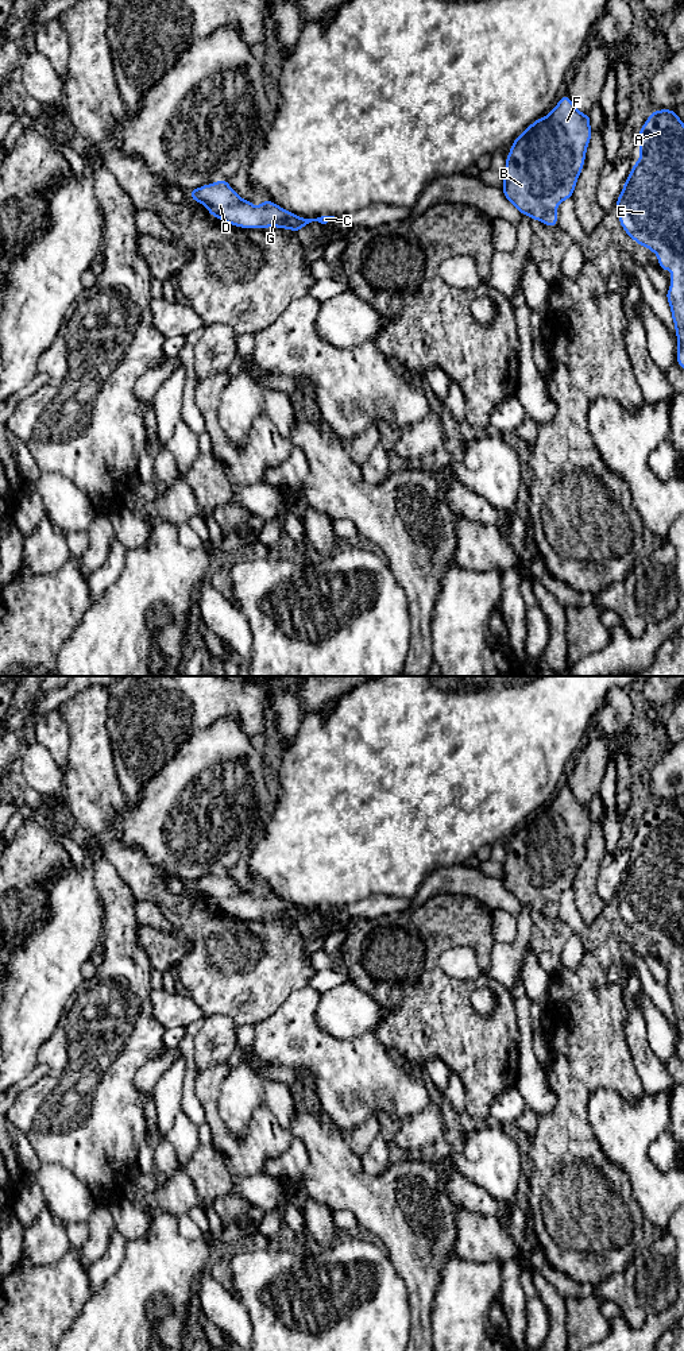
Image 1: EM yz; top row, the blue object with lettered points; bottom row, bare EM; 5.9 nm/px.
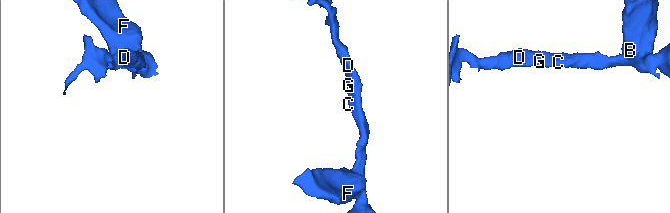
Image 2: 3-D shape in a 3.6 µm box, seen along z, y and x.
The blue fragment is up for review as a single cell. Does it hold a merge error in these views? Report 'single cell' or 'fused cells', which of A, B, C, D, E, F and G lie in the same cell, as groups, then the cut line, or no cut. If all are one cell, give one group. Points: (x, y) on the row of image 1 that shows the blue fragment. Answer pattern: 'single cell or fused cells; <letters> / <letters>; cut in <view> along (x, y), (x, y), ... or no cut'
single cell; A B C D E F G; no cut

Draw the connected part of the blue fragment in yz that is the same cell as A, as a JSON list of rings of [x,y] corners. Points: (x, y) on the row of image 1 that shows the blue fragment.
[[[653,111],[637,136],[637,144],[642,147],[639,161],[633,165],[615,209],[626,233],[658,256],[658,266],[662,271],[668,269],[672,271],[671,287],[665,296],[671,306],[679,344],[676,363],[684,370],[684,124],[676,111]]]

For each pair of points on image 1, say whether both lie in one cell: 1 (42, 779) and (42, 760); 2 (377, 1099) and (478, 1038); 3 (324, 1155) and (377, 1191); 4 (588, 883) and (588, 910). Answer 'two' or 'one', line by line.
1: one
2: two
3: one
4: one

